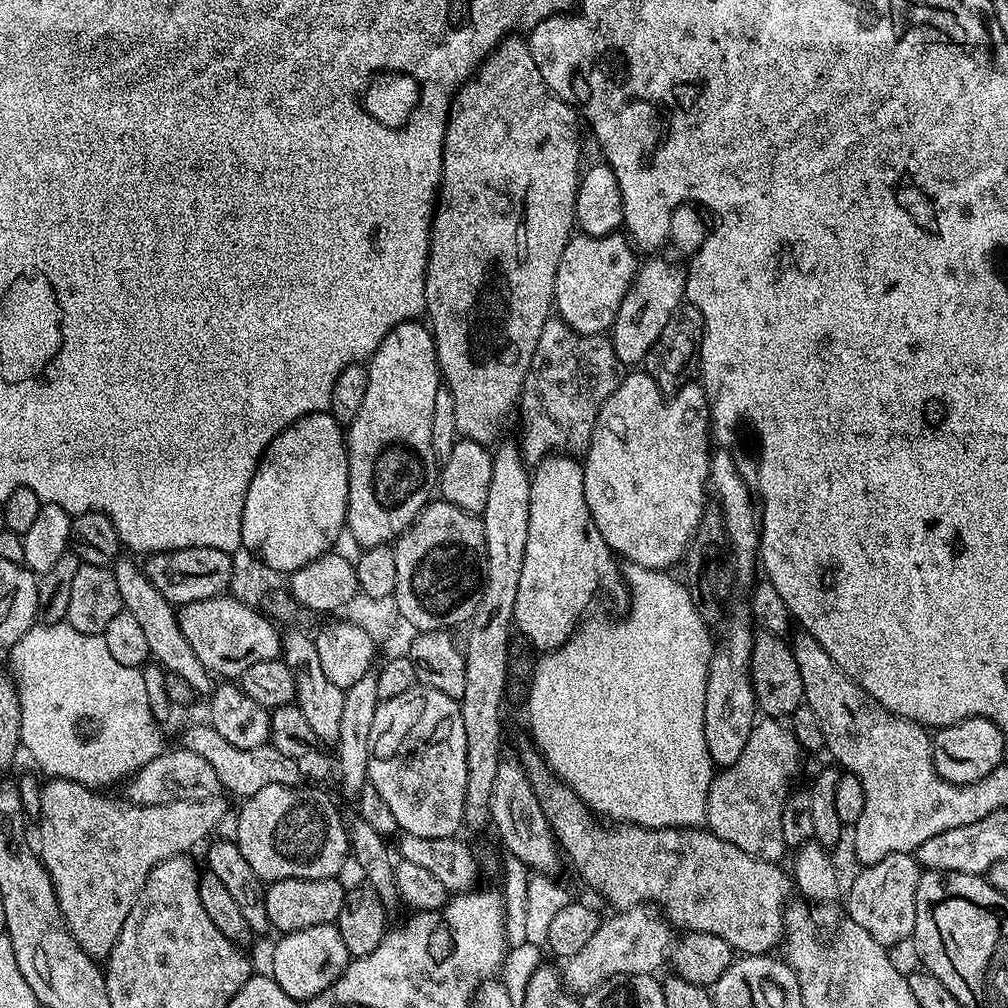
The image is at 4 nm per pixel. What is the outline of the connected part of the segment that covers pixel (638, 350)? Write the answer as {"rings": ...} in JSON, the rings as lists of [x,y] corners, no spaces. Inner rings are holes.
{"rings":[[[651,258],[639,265],[635,281],[626,290],[626,298],[622,298],[622,306],[618,306],[618,314],[610,329],[610,339],[614,346],[614,354],[621,365],[636,366],[644,359],[644,355],[654,346],[654,342],[662,334],[666,322],[685,303],[685,273],[669,268],[663,258]]]}

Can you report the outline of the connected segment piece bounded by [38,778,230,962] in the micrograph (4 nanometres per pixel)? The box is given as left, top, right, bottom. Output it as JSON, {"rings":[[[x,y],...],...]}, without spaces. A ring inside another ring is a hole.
{"rings":[[[45,779],[42,784],[42,810],[38,817],[38,855],[44,862],[48,877],[52,879],[64,924],[74,942],[78,942],[86,955],[97,962],[103,961],[114,950],[118,934],[122,934],[122,922],[126,922],[126,914],[130,914],[136,895],[142,890],[150,870],[170,858],[191,853],[195,844],[203,845],[230,811],[230,805],[224,801],[223,795],[205,800],[175,800],[146,806],[133,804],[124,798],[115,800],[104,794],[73,780]]]}

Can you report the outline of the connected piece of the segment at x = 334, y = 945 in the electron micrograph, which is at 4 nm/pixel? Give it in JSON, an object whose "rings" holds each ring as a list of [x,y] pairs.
{"rings":[[[335,924],[310,926],[306,930],[286,932],[279,937],[276,949],[272,952],[272,979],[298,1002],[313,1000],[326,986],[330,986],[346,970],[350,962],[346,942],[342,942],[342,934]]]}

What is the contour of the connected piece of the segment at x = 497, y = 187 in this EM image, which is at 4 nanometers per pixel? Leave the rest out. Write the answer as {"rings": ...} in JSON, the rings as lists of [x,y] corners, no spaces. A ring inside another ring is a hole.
{"rings":[[[520,34],[505,36],[496,45],[496,49],[482,61],[479,68],[460,85],[460,89],[452,98],[448,122],[444,126],[440,191],[436,210],[432,213],[432,237],[428,246],[428,265],[424,275],[424,312],[426,317],[428,316],[427,323],[430,325],[432,340],[436,343],[436,362],[440,366],[440,375],[454,398],[456,430],[463,439],[473,440],[485,446],[495,445],[501,439],[500,431],[503,430],[508,415],[511,412],[513,415],[517,407],[524,379],[530,370],[534,350],[538,346],[538,338],[542,334],[542,326],[549,320],[554,308],[552,295],[558,262],[562,258],[562,250],[566,250],[568,241],[574,235],[576,195],[582,175],[580,128],[582,129],[582,124],[578,119],[577,109],[562,102],[562,98],[558,98],[548,89],[542,74],[538,74],[538,66],[530,54],[527,39]]]}

